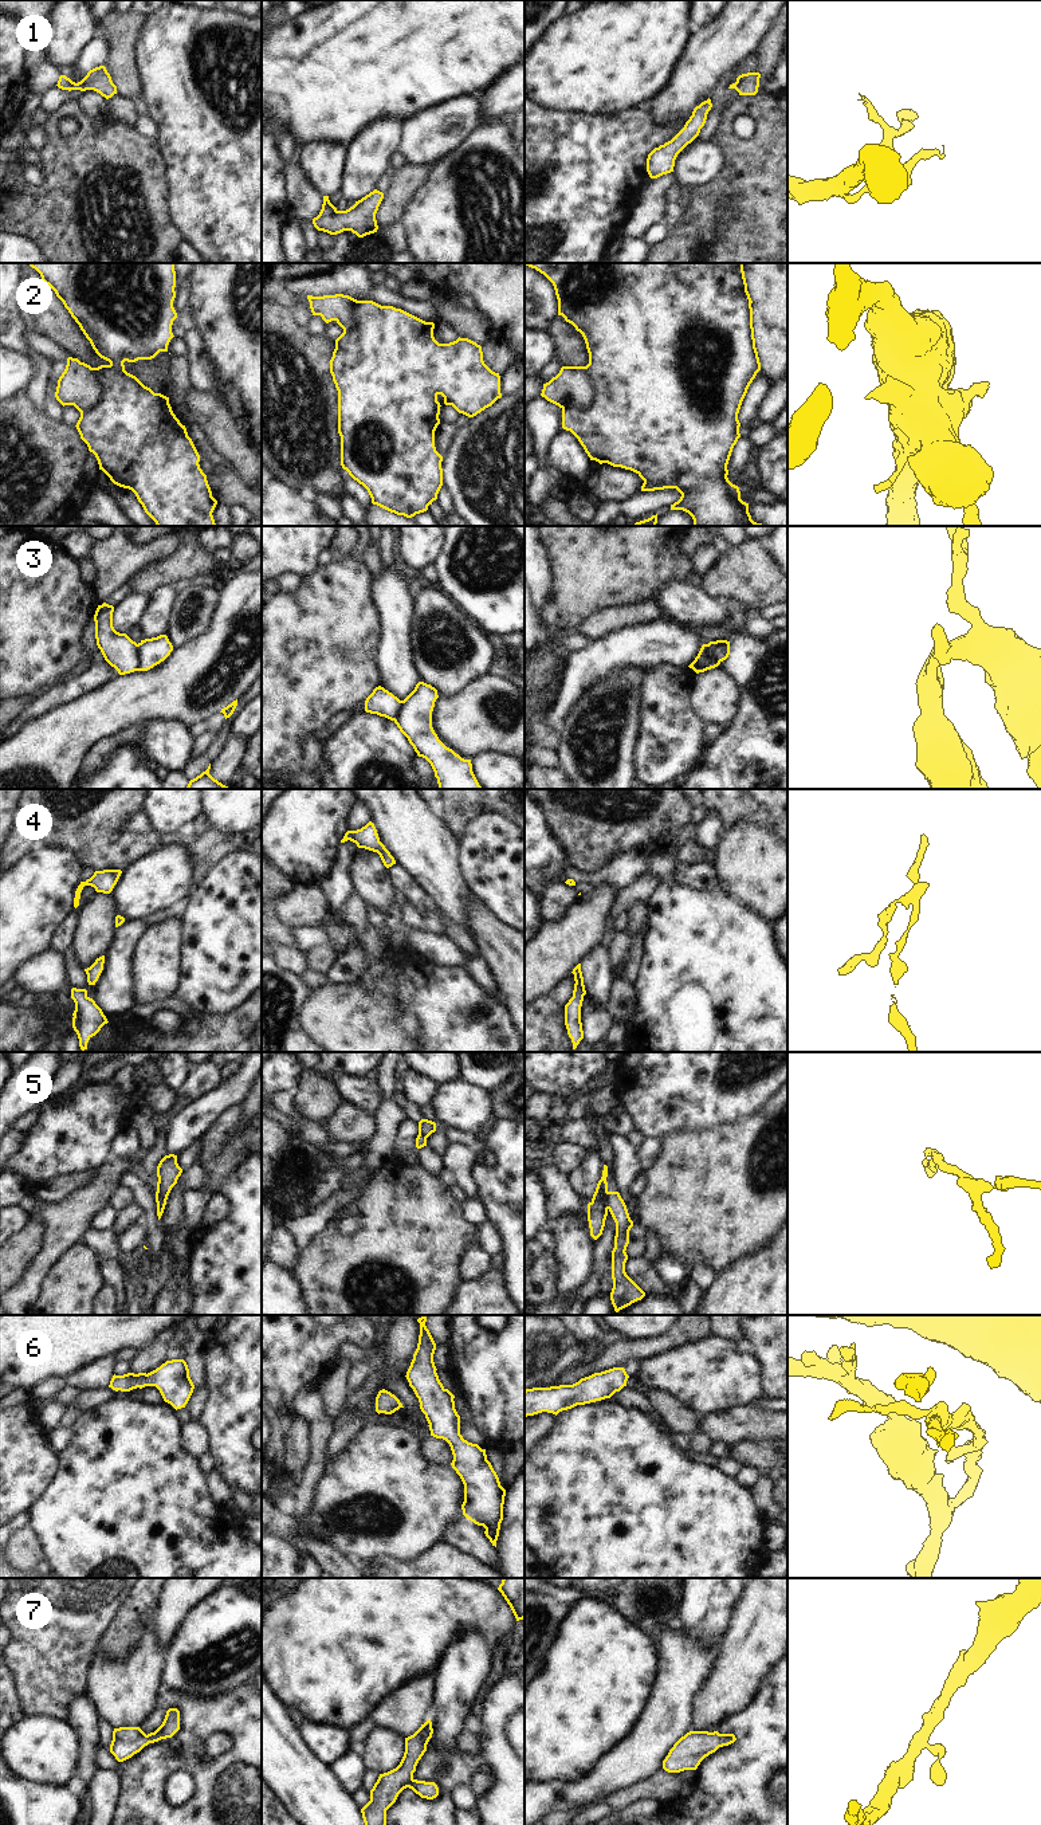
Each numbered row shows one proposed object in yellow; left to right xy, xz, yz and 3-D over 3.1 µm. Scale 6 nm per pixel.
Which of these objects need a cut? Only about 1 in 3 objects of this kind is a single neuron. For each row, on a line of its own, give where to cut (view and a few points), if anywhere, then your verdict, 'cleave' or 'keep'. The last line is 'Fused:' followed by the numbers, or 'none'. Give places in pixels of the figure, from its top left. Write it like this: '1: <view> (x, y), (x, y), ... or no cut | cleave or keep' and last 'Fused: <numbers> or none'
1: xz (336, 210), (329, 215), (318, 215) | cleave
2: yz (586, 367), (593, 399), (586, 405), (562, 408) | cleave
3: xy (138, 644), (138, 667), (136, 670) | cleave
4: no cut | keep
5: yz (607, 1192), (608, 1208) | cleave
6: no cut | keep
7: no cut | keep
Fused: 1, 2, 3, 5

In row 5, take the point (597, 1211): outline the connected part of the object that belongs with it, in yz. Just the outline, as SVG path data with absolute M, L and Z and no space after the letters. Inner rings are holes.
M604 1165L602 1177L597 1184L592 1201L588 1204L590 1236L597 1240L604 1231L608 1216L608 1166Z

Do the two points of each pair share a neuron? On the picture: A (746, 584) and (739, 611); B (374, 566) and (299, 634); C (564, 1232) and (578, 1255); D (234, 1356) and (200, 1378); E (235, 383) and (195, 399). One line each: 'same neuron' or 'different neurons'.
A: different neurons
B: different neurons
C: same neuron
D: different neurons
E: different neurons

